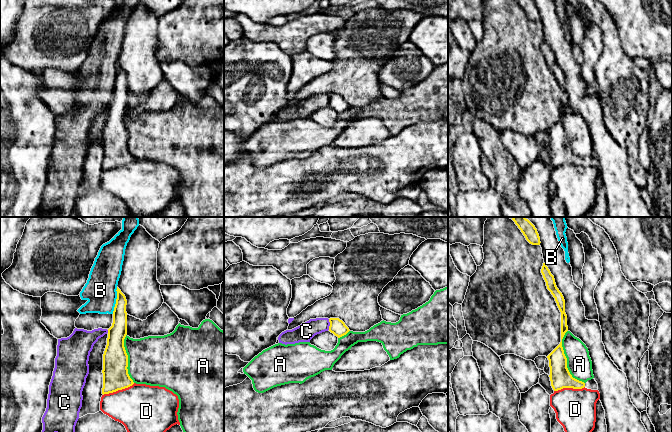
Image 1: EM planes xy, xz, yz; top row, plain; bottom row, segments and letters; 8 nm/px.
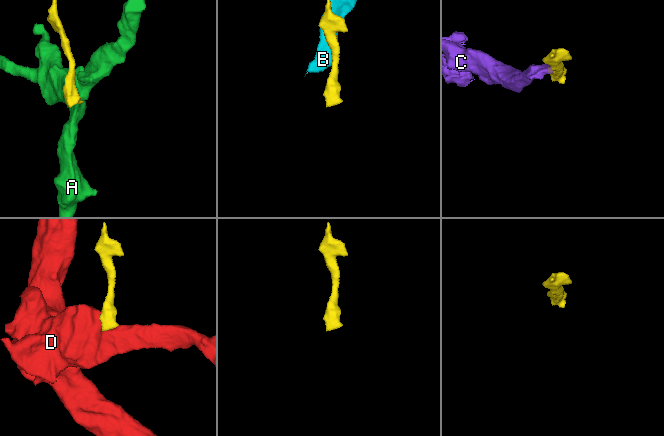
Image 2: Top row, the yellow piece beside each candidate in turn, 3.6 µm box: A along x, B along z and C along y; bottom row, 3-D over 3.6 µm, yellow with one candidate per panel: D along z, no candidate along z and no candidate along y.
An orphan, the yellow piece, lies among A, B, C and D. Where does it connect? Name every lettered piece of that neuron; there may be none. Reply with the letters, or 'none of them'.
none of them

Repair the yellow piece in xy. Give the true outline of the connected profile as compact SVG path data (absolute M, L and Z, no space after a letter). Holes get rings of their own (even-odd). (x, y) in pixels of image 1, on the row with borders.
M118 287L116 291L113 323L108 329L107 345L103 354L103 395L134 384L128 374L128 355L124 347L124 339L127 335L127 300Z

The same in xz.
M330 318L329 322L329 331L338 338L346 335L350 331L349 328L345 325L345 323L339 318Z

